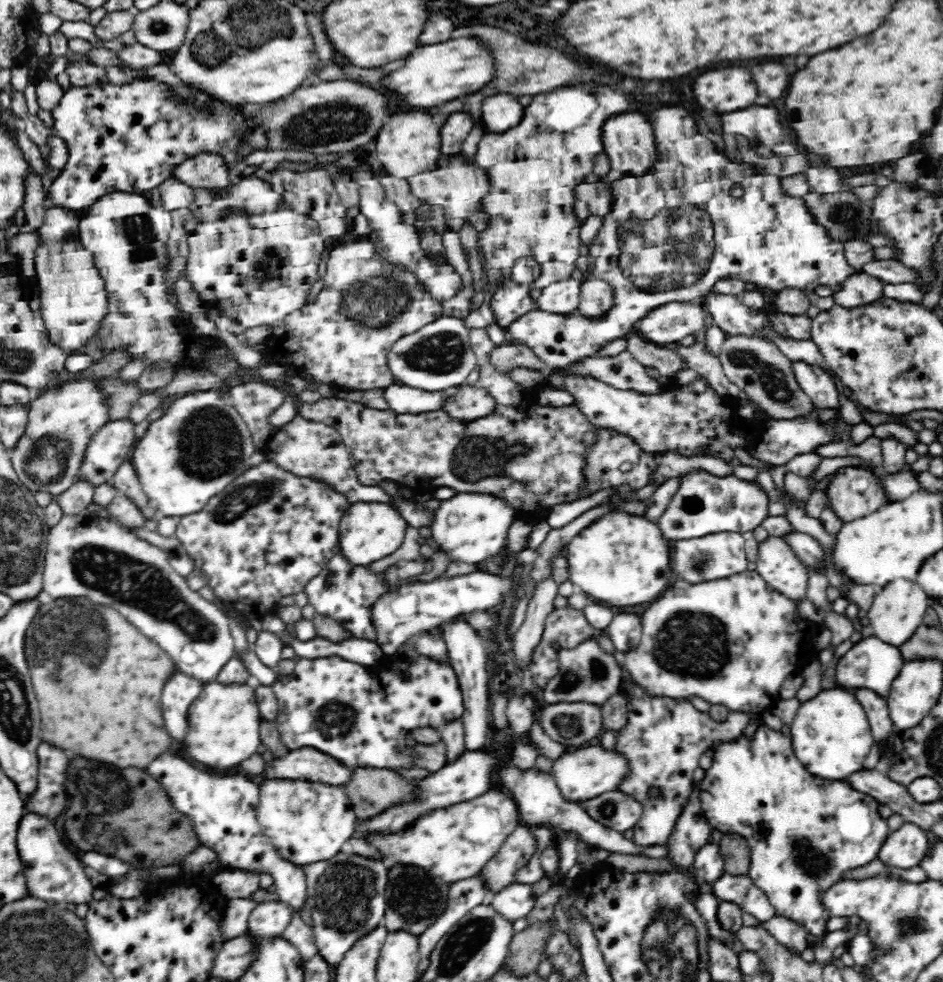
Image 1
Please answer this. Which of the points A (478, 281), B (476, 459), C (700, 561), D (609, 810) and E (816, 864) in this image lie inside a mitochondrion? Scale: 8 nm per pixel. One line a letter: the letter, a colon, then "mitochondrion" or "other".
A: other
B: mitochondrion
C: mitochondrion
D: mitochondrion
E: mitochondrion

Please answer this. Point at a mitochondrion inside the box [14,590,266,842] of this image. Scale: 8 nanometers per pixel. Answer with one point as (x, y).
(57, 660)

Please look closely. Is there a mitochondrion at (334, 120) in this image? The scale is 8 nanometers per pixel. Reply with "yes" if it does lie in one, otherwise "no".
yes

